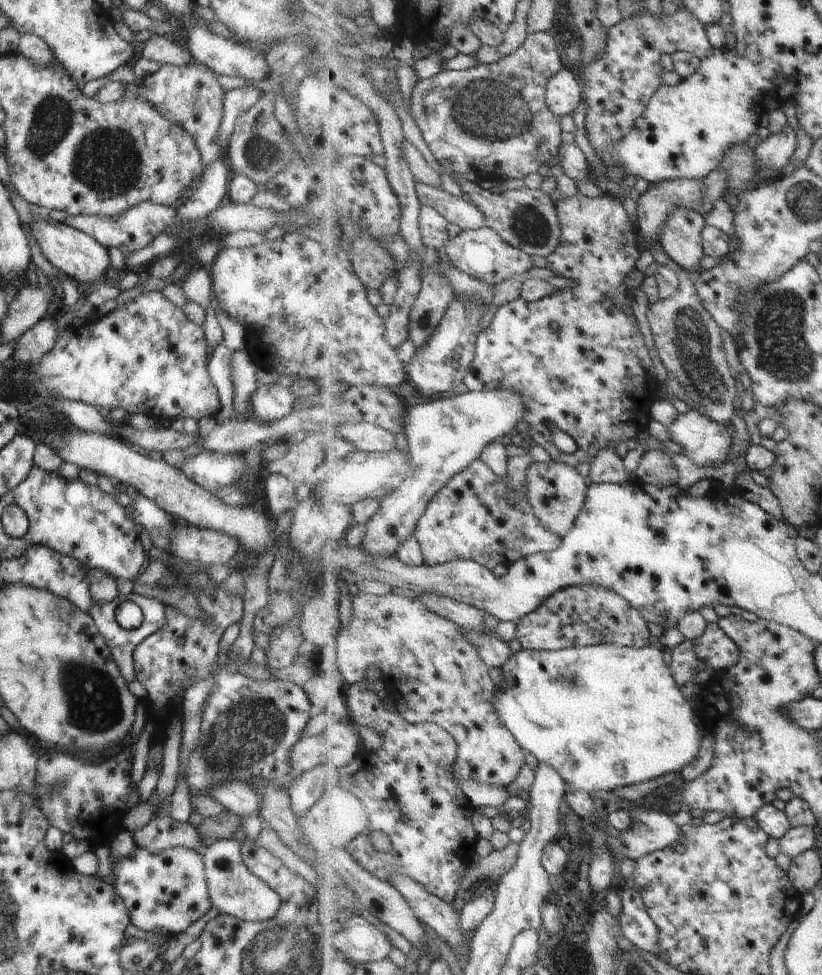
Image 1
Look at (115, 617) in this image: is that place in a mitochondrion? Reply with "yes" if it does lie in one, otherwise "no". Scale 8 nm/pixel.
no

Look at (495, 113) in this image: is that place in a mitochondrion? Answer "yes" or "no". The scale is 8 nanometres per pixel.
yes

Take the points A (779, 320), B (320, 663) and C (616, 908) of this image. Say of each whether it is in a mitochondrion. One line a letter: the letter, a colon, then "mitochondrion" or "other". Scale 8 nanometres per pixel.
A: mitochondrion
B: other
C: other

